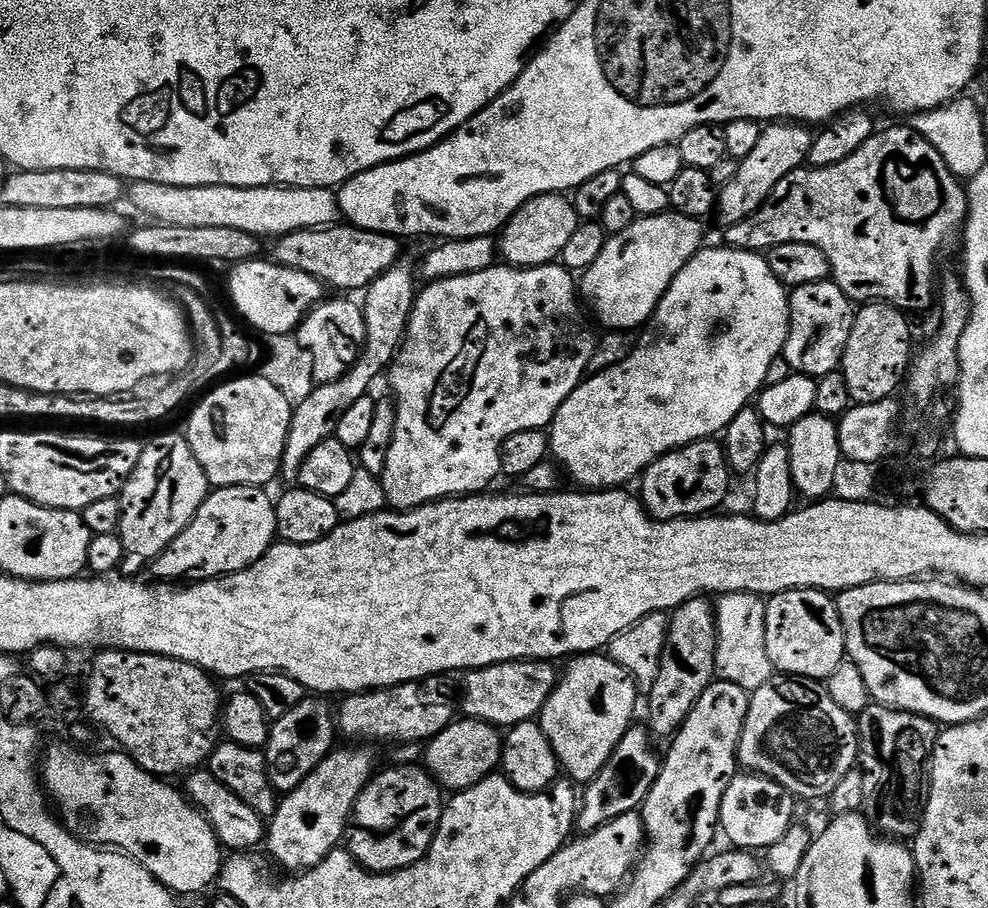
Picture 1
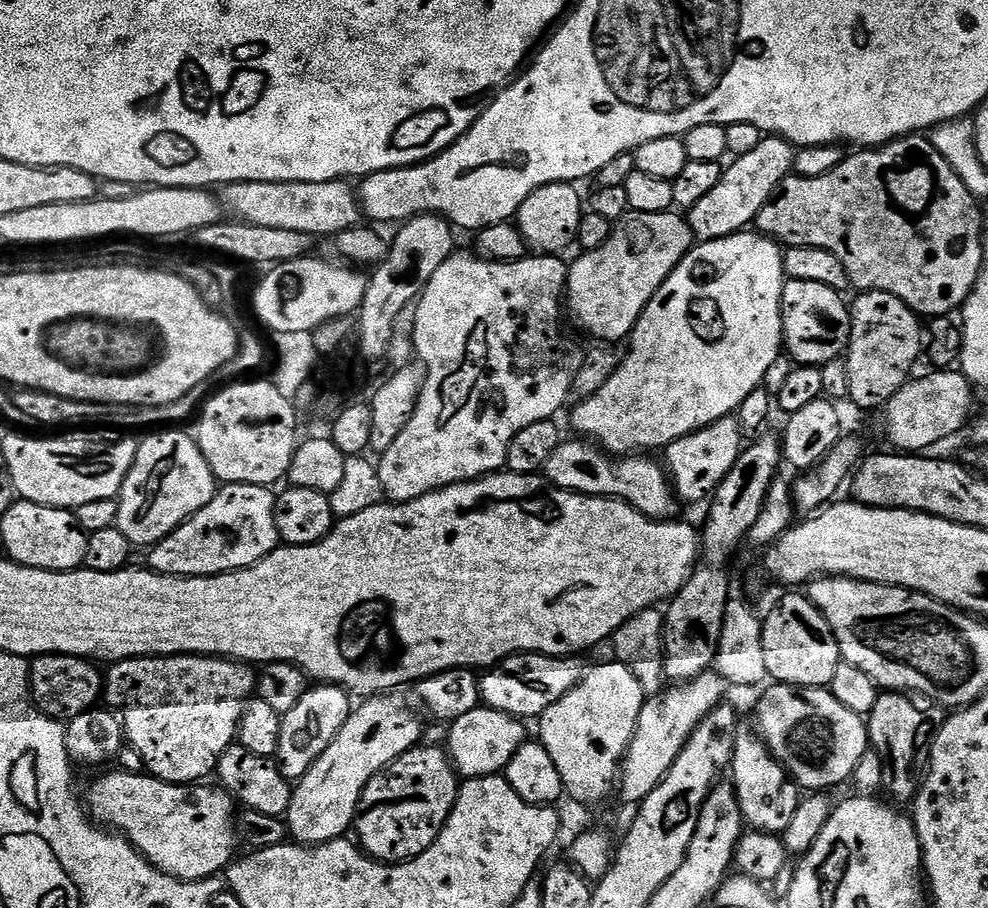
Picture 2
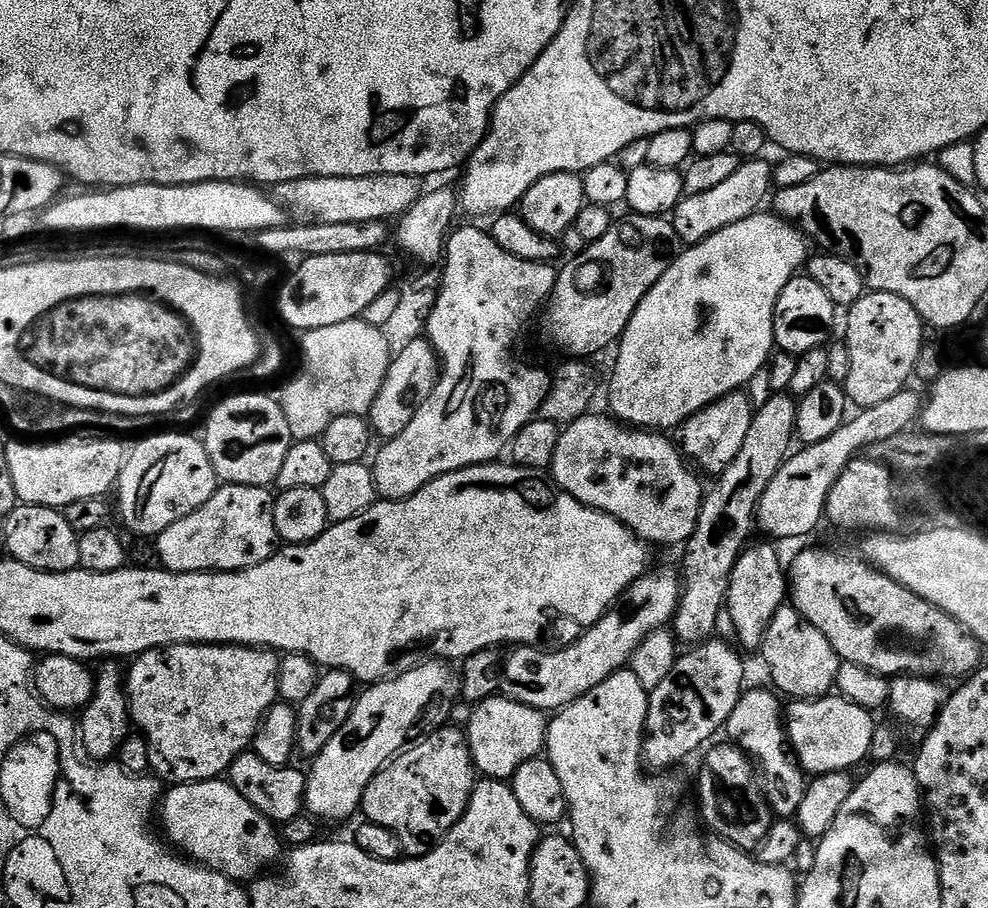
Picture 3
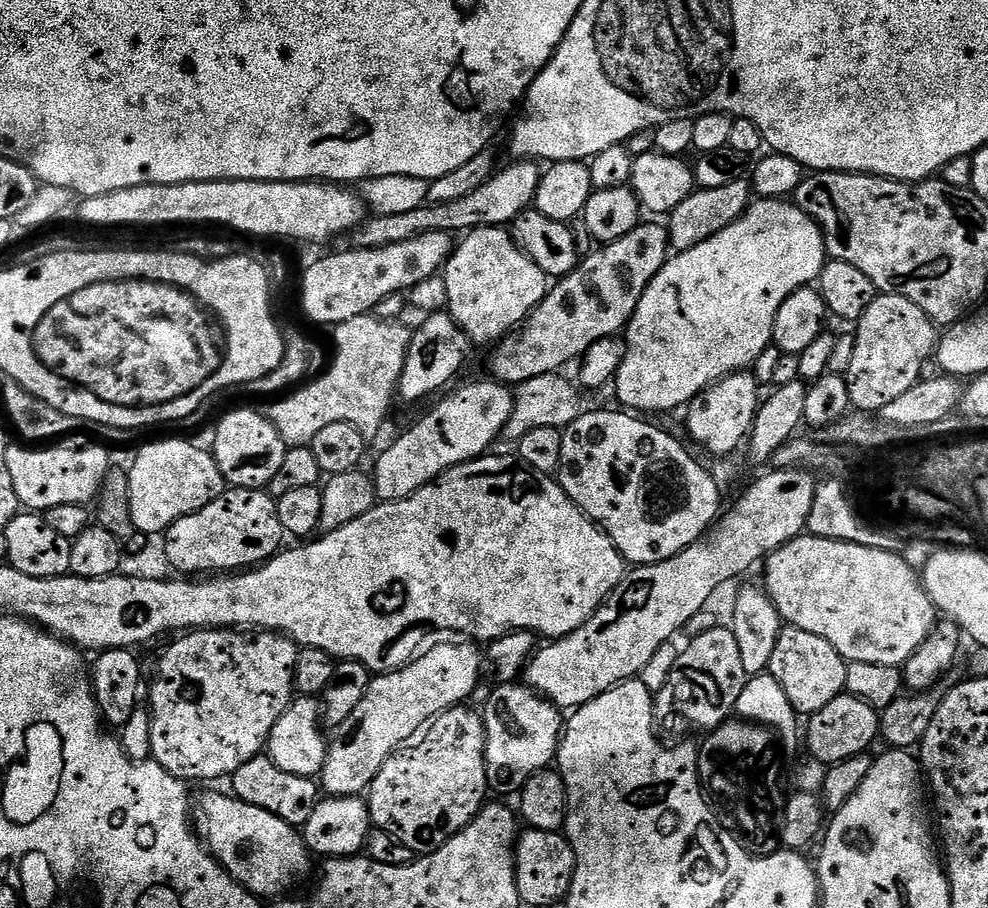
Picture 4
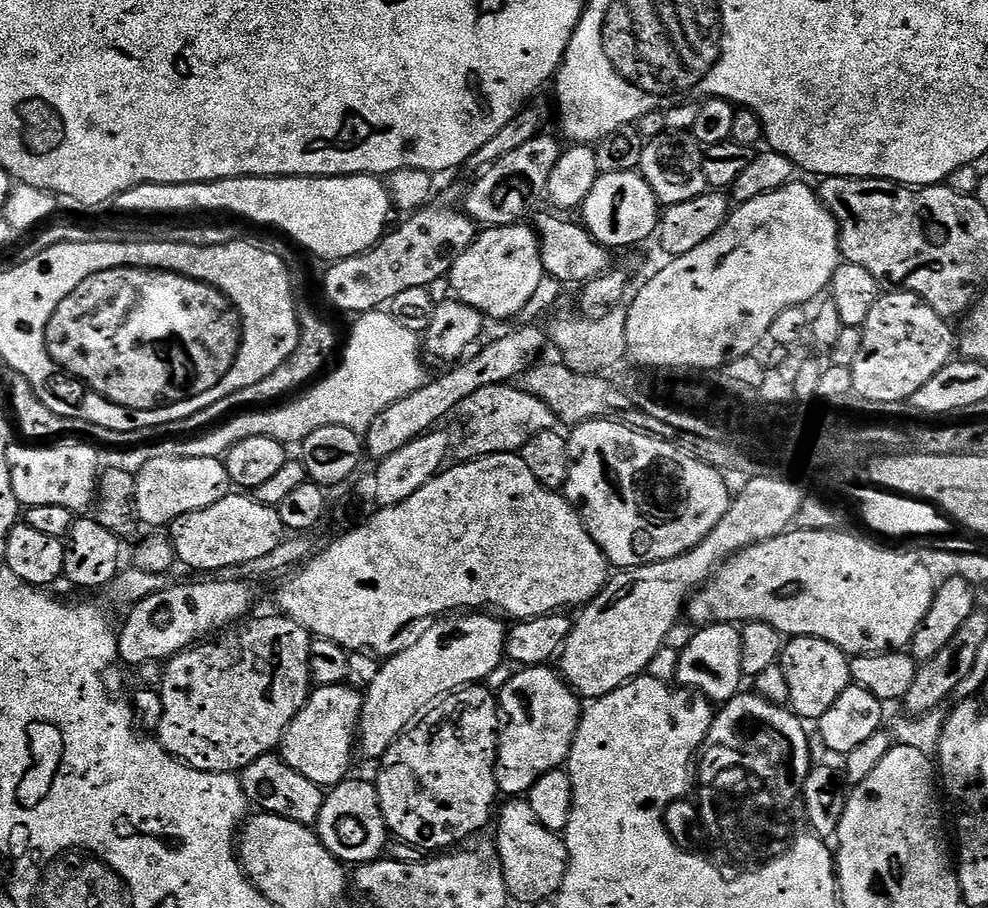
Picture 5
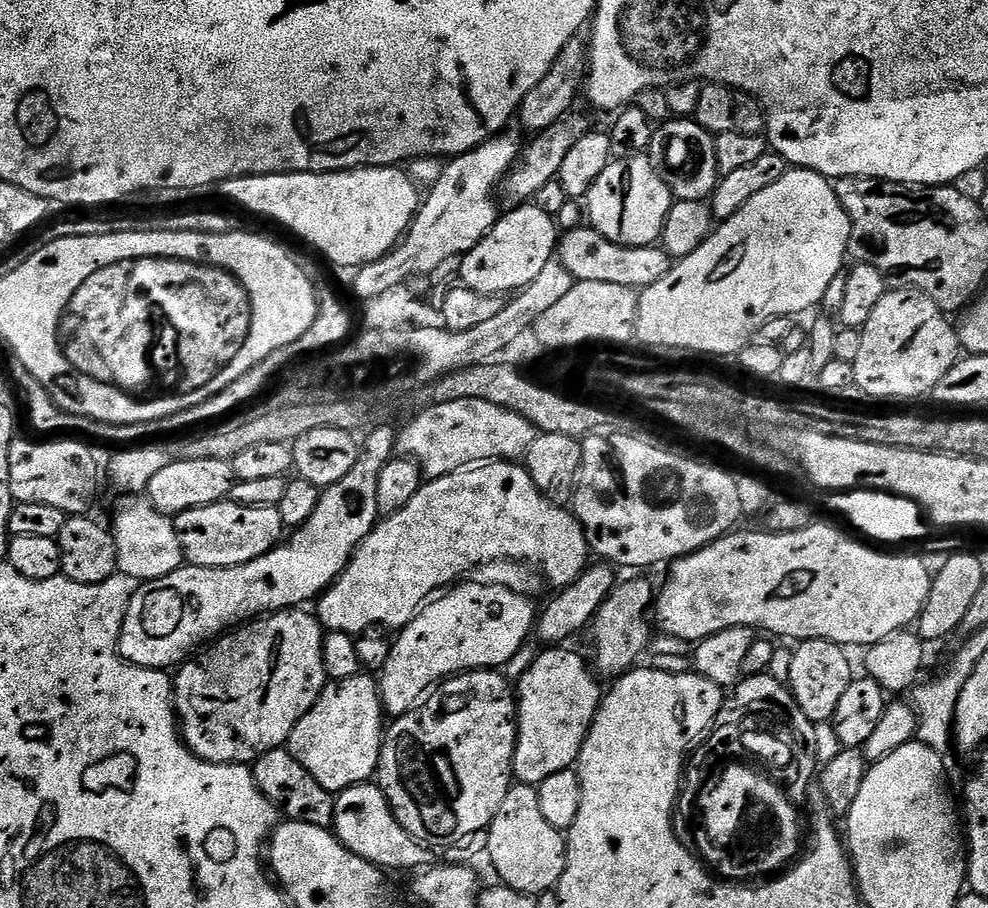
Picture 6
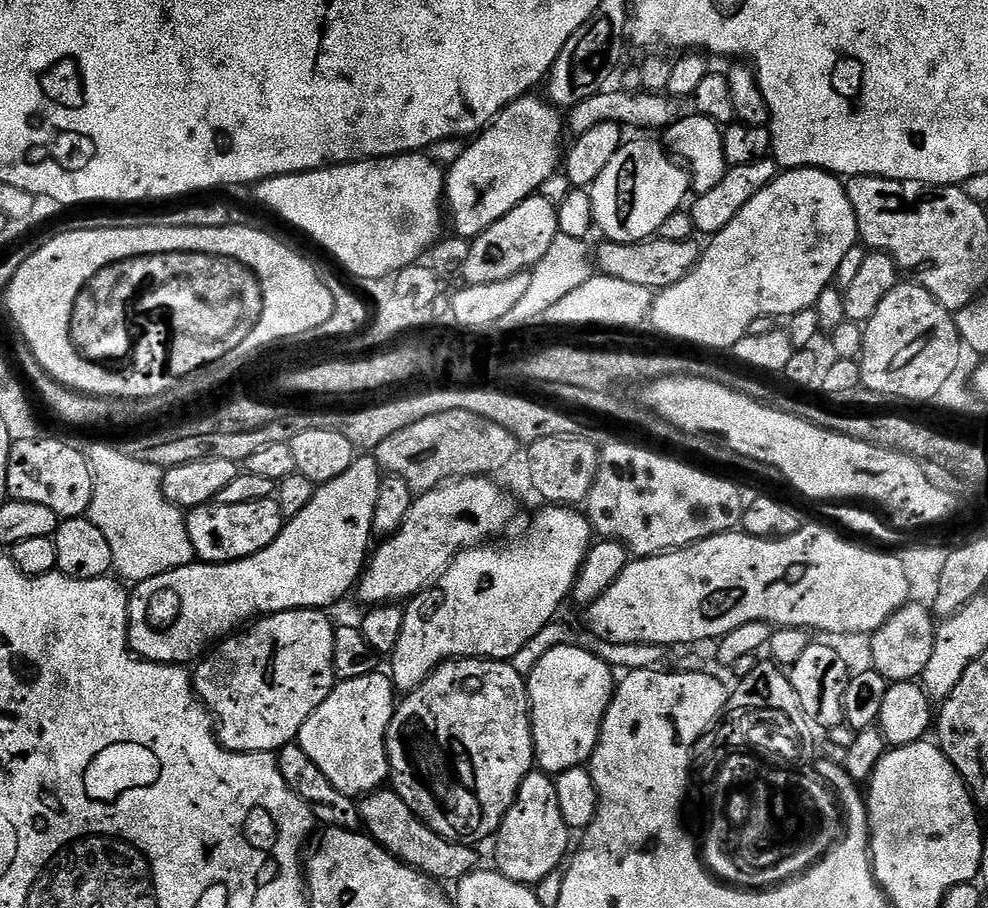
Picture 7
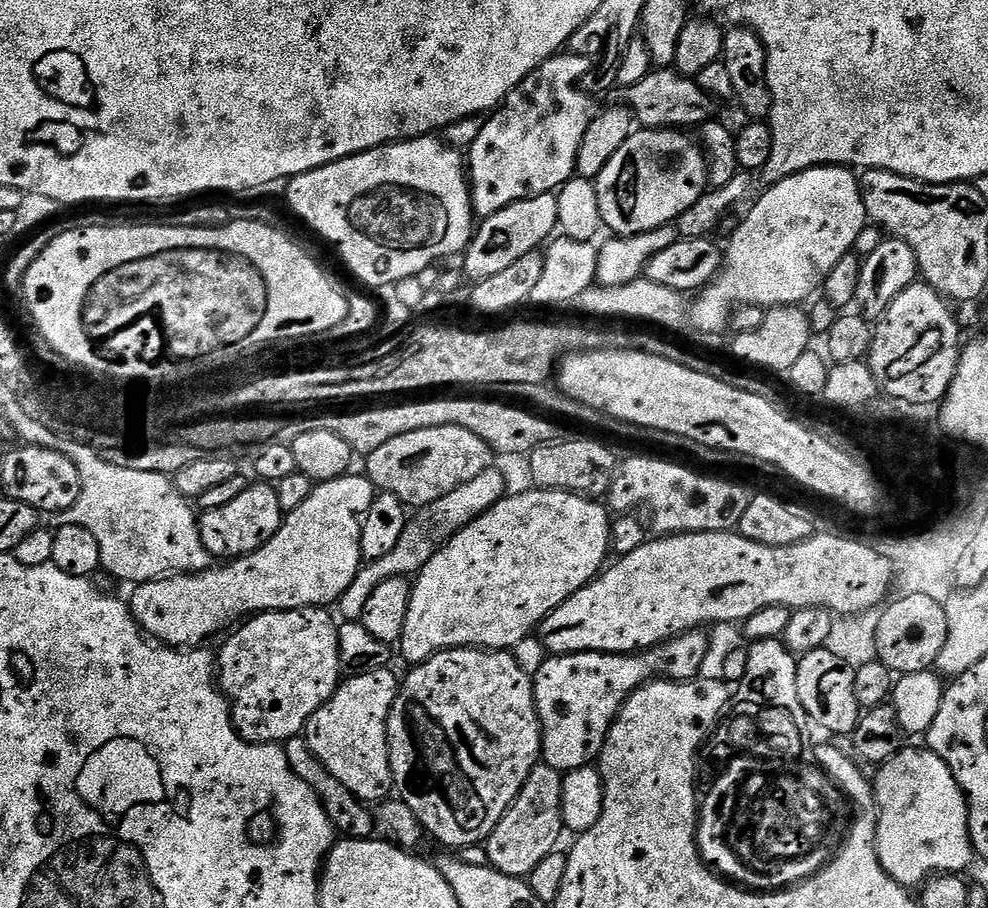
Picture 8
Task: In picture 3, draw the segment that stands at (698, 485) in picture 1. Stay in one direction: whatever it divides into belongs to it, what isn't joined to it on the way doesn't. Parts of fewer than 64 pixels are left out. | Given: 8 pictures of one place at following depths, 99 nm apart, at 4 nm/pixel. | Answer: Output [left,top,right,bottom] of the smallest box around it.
[679,391,754,478]

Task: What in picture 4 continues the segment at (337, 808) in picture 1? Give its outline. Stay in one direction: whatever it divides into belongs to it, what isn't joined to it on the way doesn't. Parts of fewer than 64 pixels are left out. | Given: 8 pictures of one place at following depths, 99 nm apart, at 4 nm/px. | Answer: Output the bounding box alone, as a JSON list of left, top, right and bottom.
[322,643,482,796]

